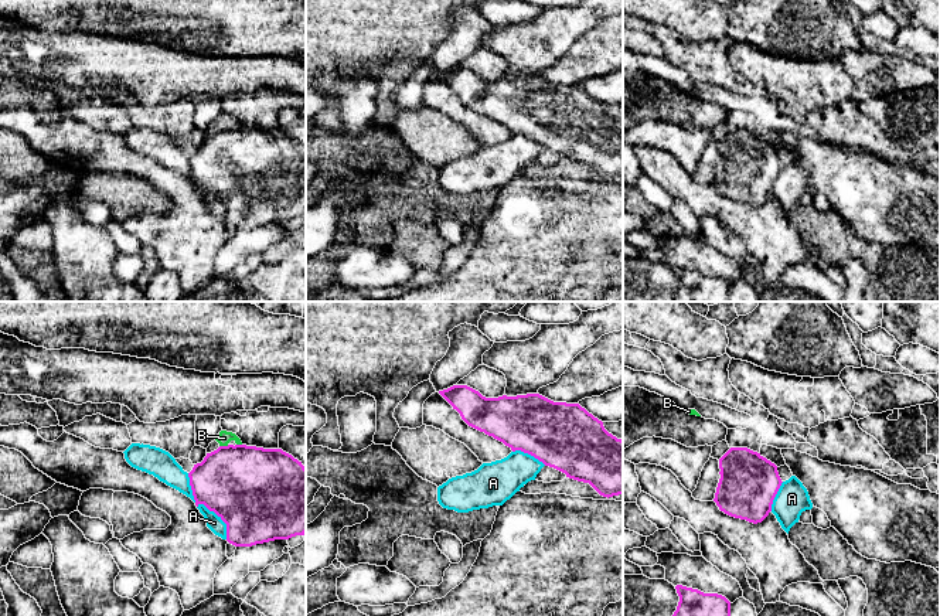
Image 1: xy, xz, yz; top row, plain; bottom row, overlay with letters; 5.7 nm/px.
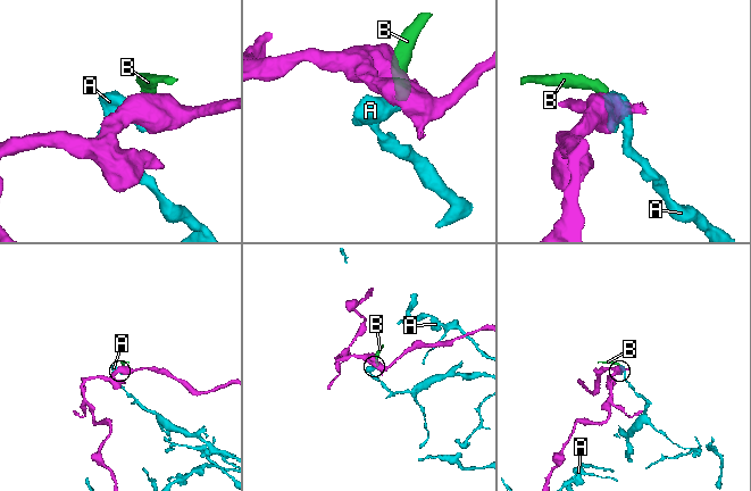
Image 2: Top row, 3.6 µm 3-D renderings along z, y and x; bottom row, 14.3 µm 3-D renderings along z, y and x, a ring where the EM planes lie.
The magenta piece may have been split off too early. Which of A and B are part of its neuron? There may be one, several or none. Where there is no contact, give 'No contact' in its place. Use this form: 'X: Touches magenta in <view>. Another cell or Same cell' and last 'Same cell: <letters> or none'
A: Touches magenta in xy. Another cell
B: Touches magenta in xy. Another cell
Same cell: none

